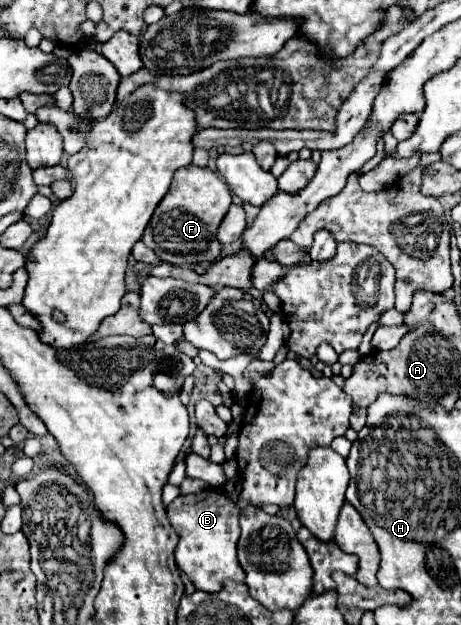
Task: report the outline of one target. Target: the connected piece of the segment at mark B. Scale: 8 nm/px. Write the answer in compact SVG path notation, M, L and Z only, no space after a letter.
M206 488L198 494L178 496L172 504L168 504L168 518L180 536L174 552L176 564L198 590L218 592L226 578L244 582L246 574L236 558L236 544L240 538L240 506L236 502L230 502L230 498L226 498L220 490Z

